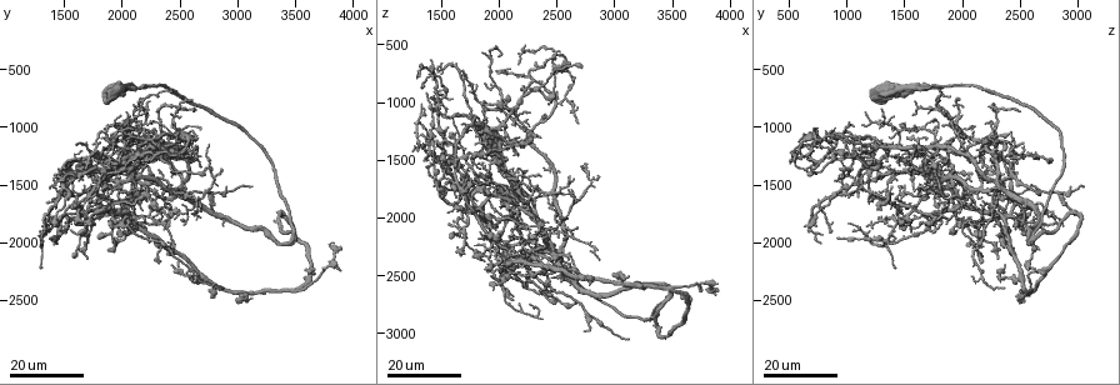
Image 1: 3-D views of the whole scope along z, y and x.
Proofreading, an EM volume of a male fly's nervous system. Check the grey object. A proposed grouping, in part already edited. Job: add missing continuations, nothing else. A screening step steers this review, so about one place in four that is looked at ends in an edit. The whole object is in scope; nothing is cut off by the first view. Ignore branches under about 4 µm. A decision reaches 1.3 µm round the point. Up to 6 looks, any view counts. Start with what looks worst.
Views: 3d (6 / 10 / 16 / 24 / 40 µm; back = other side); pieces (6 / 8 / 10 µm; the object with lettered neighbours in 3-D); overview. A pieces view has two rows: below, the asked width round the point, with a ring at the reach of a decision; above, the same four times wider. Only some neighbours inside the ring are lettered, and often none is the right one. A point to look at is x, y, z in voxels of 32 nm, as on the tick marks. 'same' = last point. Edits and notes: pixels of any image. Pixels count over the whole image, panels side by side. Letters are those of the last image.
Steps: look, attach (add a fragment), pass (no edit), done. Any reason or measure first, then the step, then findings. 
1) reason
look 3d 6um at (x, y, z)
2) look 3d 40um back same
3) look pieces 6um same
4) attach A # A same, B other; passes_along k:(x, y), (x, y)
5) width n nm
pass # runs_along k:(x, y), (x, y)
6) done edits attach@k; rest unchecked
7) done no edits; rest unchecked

look 3d 16um at (3120, 1520, 3060)

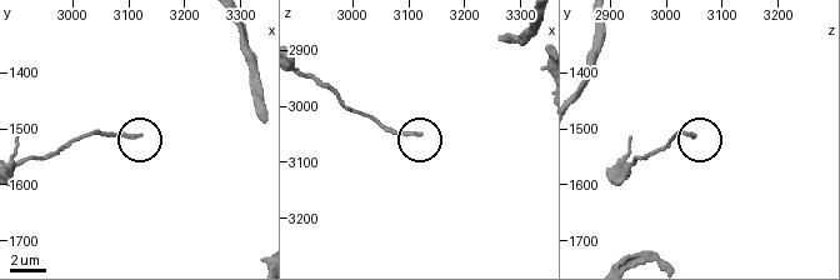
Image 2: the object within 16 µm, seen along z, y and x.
look pieces 8um at (3115, 1515, 3050)

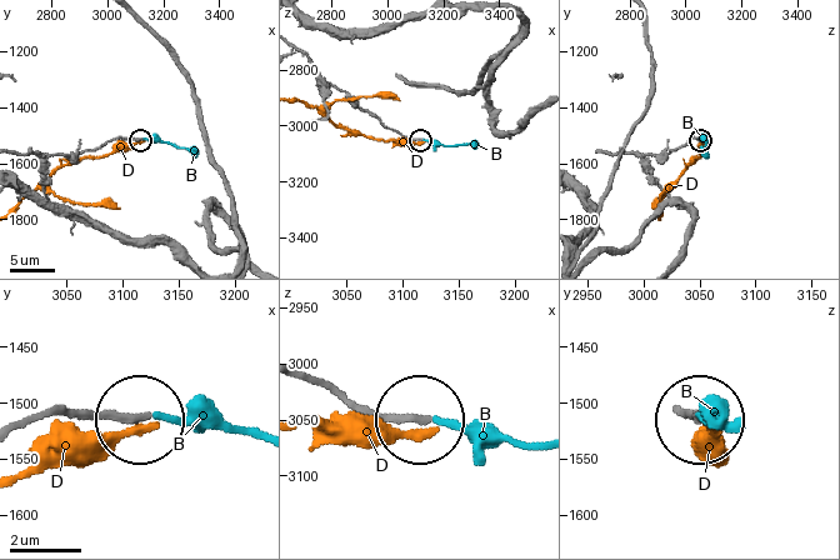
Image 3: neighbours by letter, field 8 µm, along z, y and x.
width 190 nm
attach B # B same, D other; passes_along 3:(51, 411), (156, 411), (255, 430); it goes on there

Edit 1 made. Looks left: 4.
branch stops here
look 3d 16um at (1760, 1820, 1660)

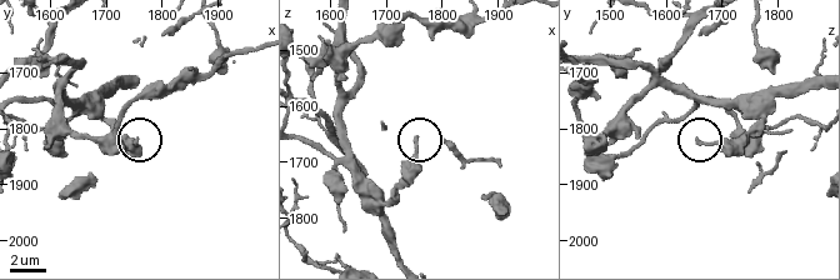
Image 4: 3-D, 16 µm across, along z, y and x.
look pieces 6um at (1755, 1825, 1655)

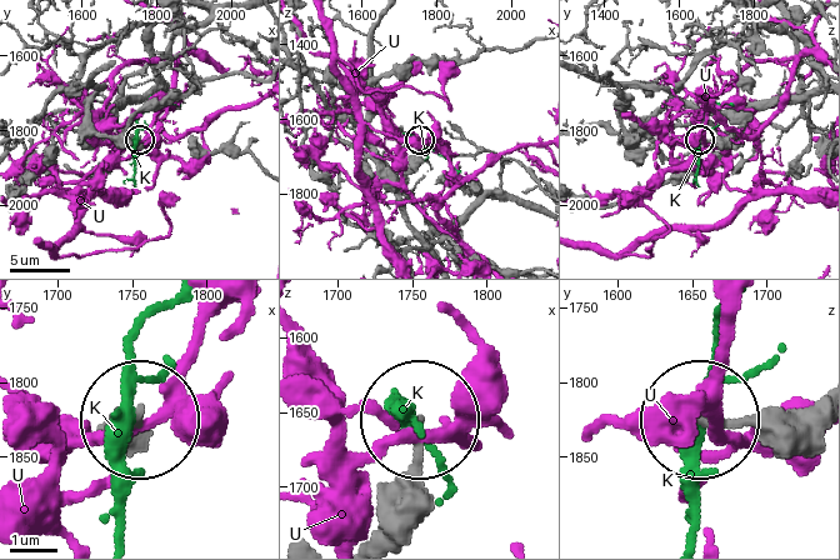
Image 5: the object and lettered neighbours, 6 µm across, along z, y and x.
pass # K other, U other; no lettered fragment goes on from it

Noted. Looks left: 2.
long arm stops here
look 3d 16um at (1680, 1360, 740)

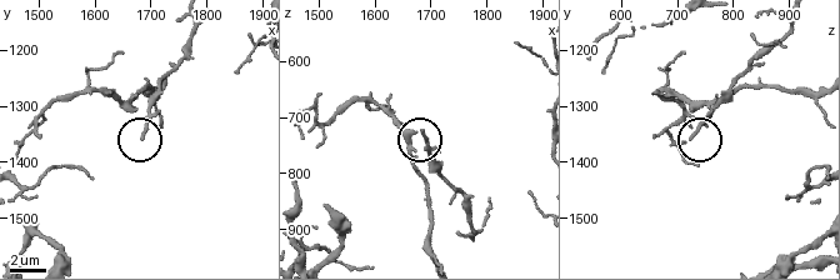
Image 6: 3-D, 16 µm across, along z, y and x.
look pieces 8um at (1690, 1355, 720)

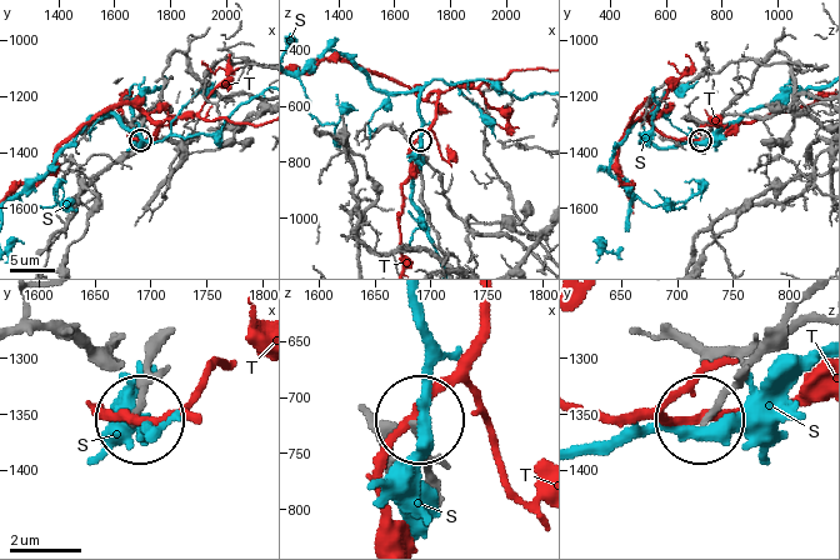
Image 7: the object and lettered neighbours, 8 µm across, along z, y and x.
width 140 nm
pass # S other, T other; runs_along 7:(796, 85), (789, 59), (774, 53), (700, 139); no lettered fragment goes on from it

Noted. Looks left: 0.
done edits attach@3; rest unchecked

